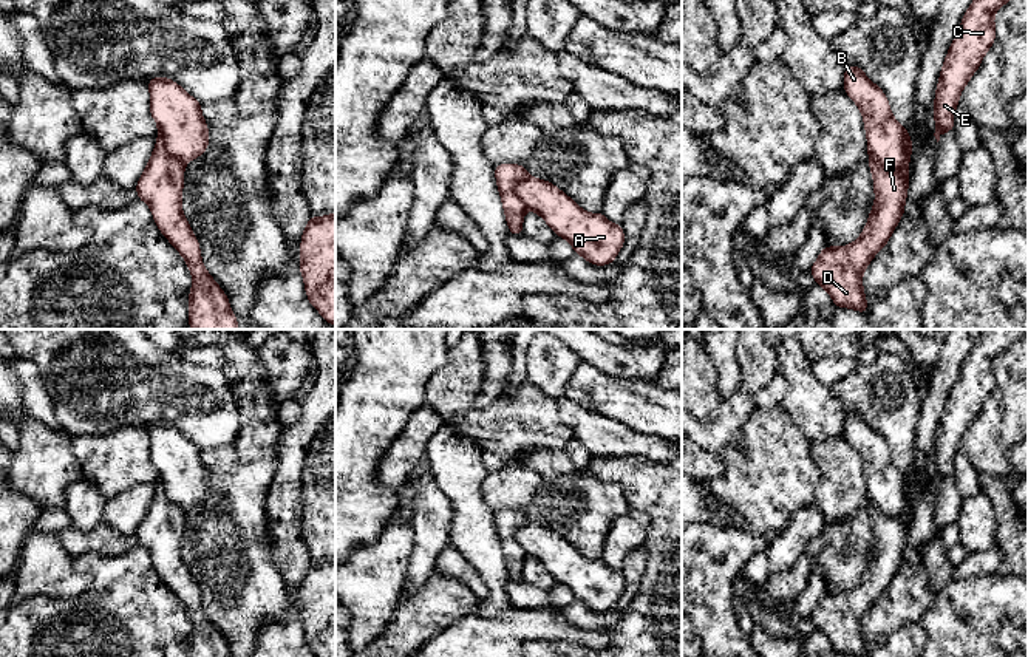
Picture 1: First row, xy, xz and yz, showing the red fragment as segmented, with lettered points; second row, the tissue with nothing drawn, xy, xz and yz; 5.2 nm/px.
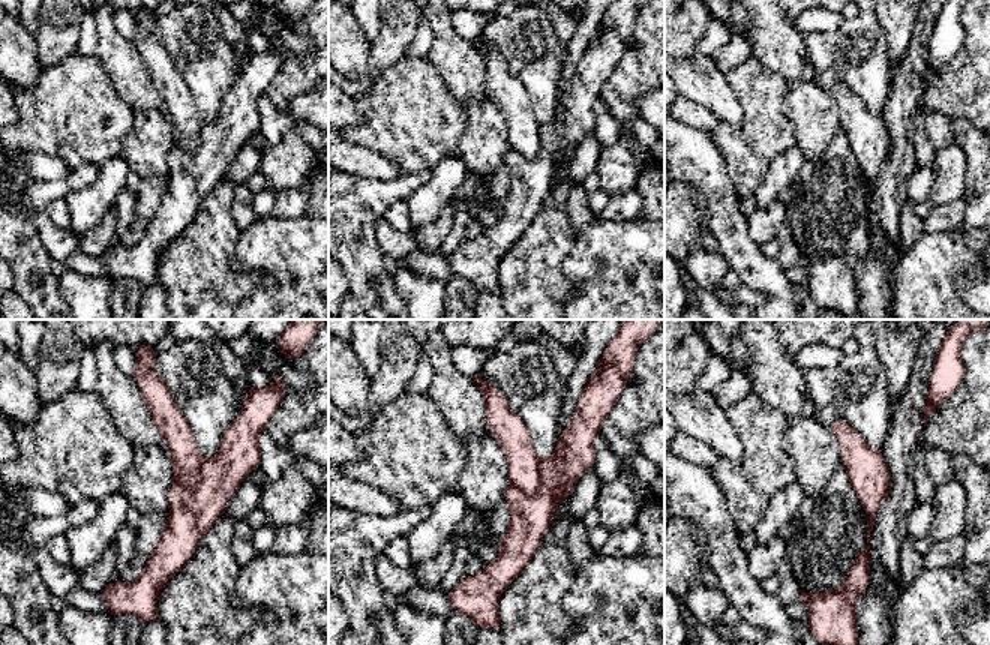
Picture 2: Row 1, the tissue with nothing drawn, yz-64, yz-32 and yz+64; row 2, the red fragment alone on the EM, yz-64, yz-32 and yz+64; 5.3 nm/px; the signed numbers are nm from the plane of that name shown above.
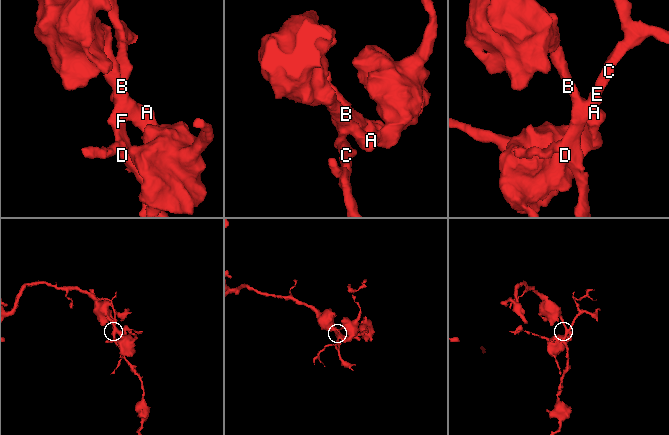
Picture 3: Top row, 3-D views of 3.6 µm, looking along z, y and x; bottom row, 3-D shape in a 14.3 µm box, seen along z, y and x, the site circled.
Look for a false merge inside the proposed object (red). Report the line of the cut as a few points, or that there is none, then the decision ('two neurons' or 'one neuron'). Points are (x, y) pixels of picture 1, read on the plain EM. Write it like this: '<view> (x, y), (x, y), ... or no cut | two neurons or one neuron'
yz (906, 475), (908, 504), (898, 514), (885, 515), (871, 504) | two neurons

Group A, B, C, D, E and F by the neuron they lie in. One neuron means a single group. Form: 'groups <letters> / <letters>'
groups A B / C D E F

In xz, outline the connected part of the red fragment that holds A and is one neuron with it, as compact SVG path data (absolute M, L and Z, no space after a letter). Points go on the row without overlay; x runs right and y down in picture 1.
M530 521L515 533L515 538L527 557L536 558L557 583L572 591L575 600L595 612L615 608L625 591L620 570L612 570L601 558L584 558L552 529Z

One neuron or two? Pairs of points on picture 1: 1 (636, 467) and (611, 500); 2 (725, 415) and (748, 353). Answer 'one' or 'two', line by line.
1: two
2: one

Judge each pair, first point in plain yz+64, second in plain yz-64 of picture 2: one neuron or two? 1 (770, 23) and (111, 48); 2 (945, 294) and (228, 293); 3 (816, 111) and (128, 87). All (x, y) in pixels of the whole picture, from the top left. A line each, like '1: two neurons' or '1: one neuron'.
1: one neuron
2: two neurons
3: two neurons

